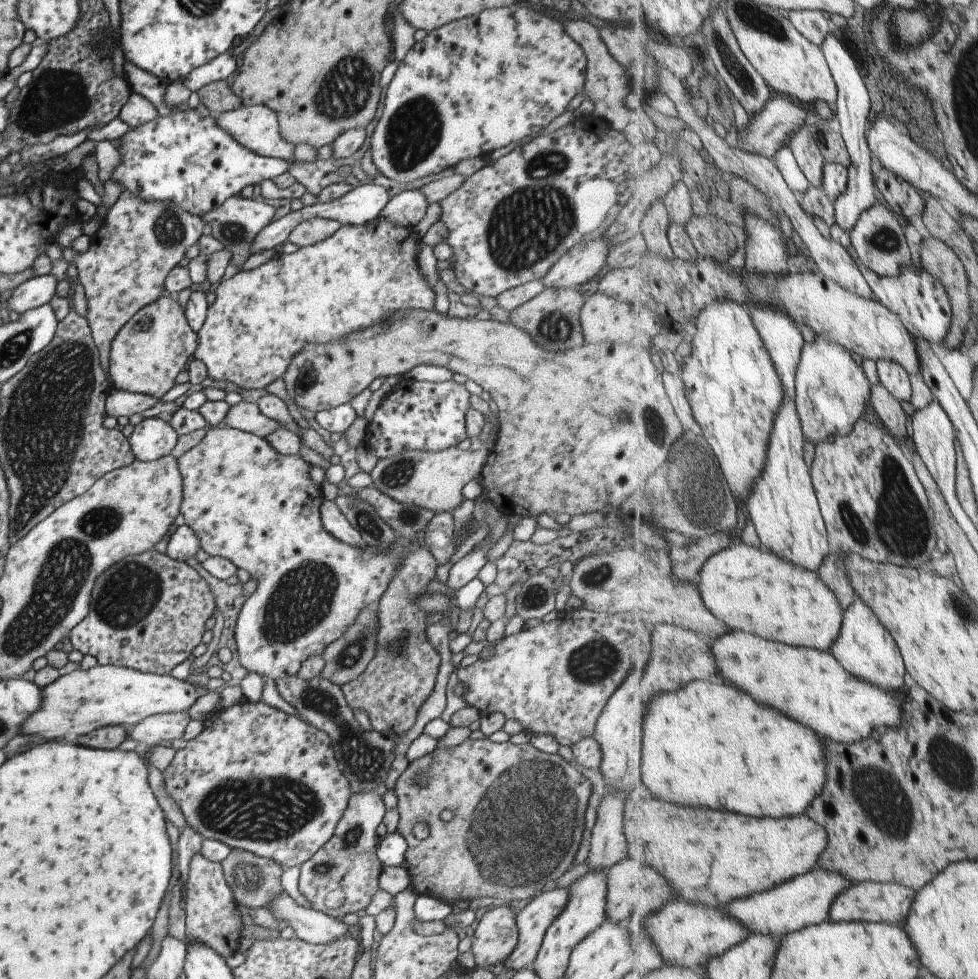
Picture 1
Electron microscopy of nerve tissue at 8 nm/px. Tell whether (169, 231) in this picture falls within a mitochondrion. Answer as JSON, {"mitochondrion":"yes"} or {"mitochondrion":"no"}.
{"mitochondrion":"yes"}

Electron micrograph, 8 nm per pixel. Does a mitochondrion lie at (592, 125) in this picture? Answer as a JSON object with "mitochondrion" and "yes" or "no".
{"mitochondrion":"no"}

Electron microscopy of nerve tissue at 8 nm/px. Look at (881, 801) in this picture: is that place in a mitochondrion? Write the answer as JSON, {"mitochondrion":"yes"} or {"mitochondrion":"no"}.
{"mitochondrion":"yes"}

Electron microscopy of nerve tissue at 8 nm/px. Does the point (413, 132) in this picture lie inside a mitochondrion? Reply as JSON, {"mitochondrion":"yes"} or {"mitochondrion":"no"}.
{"mitochondrion":"yes"}

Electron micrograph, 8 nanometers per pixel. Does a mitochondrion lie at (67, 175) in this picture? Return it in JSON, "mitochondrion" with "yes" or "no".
{"mitochondrion":"no"}

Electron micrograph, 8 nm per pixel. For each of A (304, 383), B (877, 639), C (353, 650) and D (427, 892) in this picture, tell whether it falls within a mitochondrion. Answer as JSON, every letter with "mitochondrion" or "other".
{"A":"other","B":"other","C":"mitochondrion","D":"other"}

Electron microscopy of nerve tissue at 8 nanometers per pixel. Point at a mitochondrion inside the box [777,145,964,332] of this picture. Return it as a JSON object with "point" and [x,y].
{"point":[887,240]}

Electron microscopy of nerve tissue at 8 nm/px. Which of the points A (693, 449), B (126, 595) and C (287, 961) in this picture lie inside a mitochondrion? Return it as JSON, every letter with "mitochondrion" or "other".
{"A":"mitochondrion","B":"mitochondrion","C":"other"}

